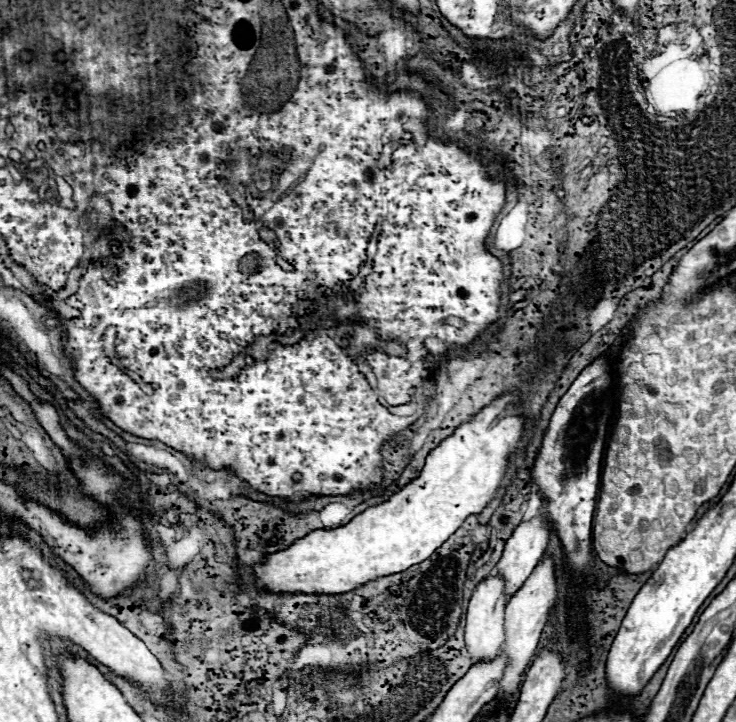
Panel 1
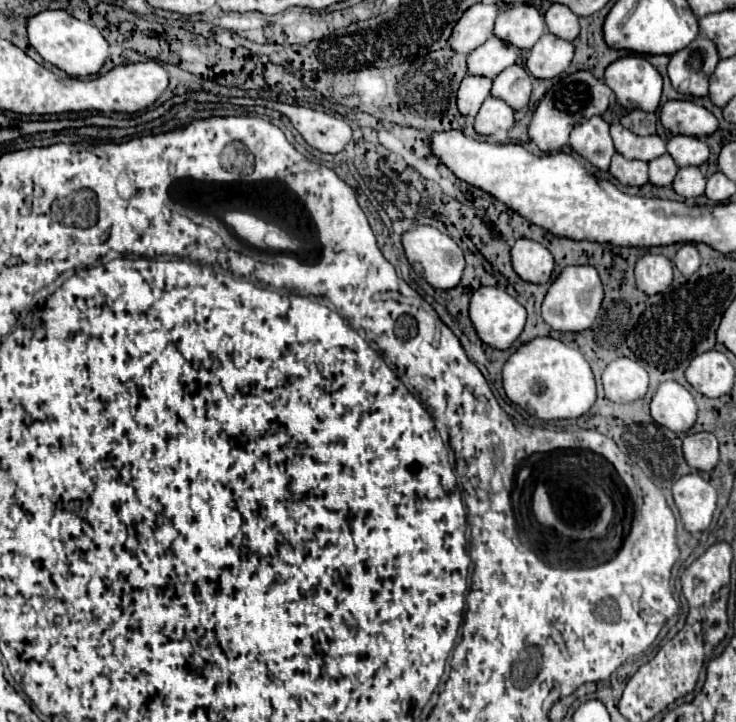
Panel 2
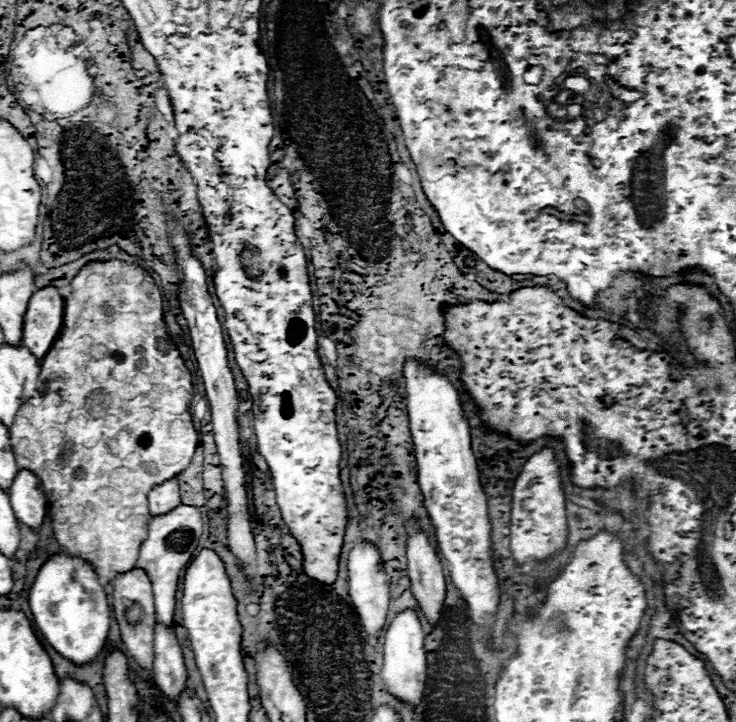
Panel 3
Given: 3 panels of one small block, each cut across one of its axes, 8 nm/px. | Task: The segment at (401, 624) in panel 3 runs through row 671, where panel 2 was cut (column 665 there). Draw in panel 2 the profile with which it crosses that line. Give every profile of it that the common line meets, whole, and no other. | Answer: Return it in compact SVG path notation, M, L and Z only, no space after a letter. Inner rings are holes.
M662 382L650 402L652 418L672 430L688 432L696 422L696 402L692 394L678 382Z

